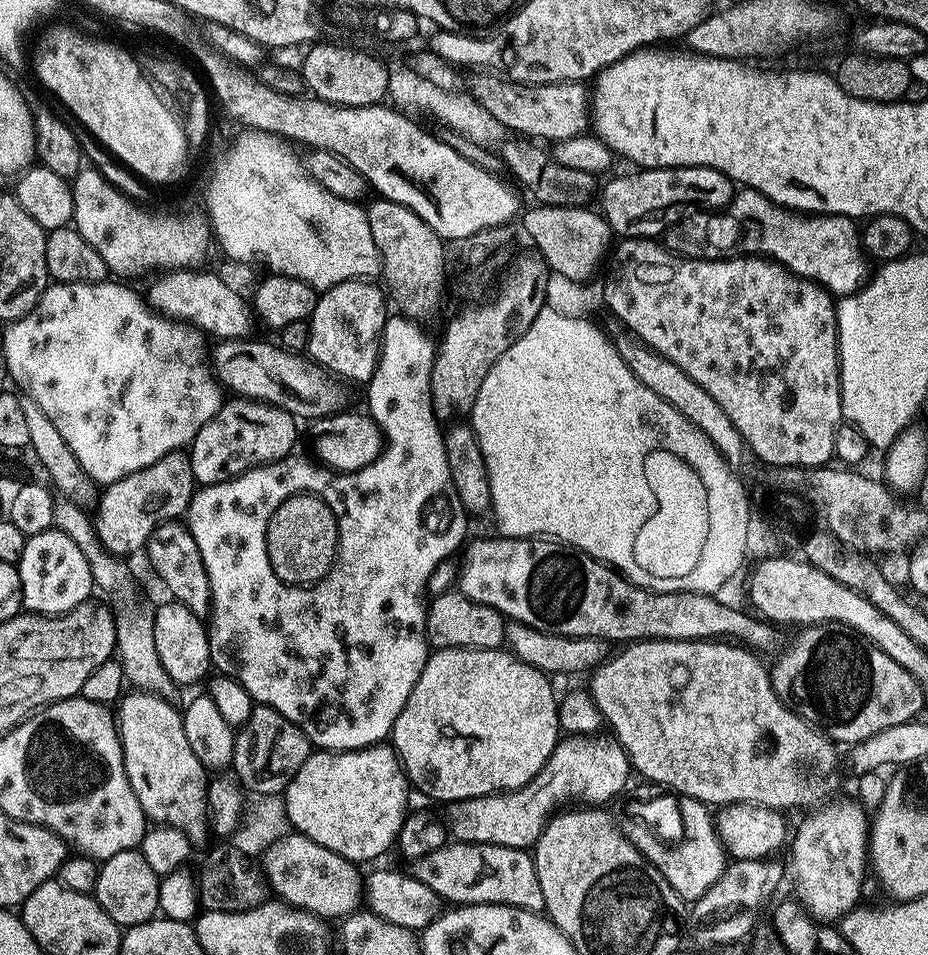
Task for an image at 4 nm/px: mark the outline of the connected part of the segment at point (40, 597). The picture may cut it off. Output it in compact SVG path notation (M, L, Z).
M55 528L42 531L25 539L22 558L17 564L20 592L23 594L21 607L30 614L60 615L85 603L94 581L90 574L88 559L69 535Z

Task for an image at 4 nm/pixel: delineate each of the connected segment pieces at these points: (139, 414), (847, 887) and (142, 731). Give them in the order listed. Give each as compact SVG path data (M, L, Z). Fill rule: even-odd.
M111 279L103 280L100 284L58 284L49 283L40 295L40 301L24 315L21 320L11 321L4 332L4 360L8 363L8 368L12 371L12 376L16 380L22 380L29 388L30 398L42 406L42 414L58 426L58 434L70 446L74 452L74 458L82 466L82 470L95 480L97 485L107 486L114 483L115 480L121 480L126 474L134 474L134 470L142 470L158 458L177 450L184 450L191 445L193 438L214 418L214 414L222 403L221 385L216 378L196 361L194 351L200 346L201 333L195 327L189 326L183 322L177 322L155 310L146 303L145 297L140 296L132 288L127 288L124 284L112 284Z
M854 802L836 803L805 815L808 817L801 822L792 844L792 868L797 882L804 887L800 900L820 922L835 921L861 903L860 883L864 880L864 864L866 868L870 860L870 820L864 808Z
M145 690L130 692L121 695L118 701L118 731L130 786L149 821L163 822L170 827L180 828L188 837L197 838L203 834L204 827L207 829L210 824L208 792L206 779L204 780L206 769L204 765L196 763L194 750L188 748L186 730L183 726L184 717L177 711L178 708L172 705L171 699Z

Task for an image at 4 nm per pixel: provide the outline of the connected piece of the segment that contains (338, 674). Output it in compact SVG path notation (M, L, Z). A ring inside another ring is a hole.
M389 315L384 321L384 327L388 329L388 340L380 337L380 344L404 344L404 352L424 352L424 360L420 360L420 356L416 356L412 364L404 360L404 372L400 372L400 416L392 416L392 428L386 431L392 432L392 441L386 444L376 460L367 464L366 467L356 472L340 474L340 490L344 490L348 496L327 496L324 500L325 505L338 516L339 533L342 536L343 545L326 578L316 581L311 586L284 584L270 566L270 558L266 554L266 526L270 522L270 514L274 514L274 502L280 501L285 497L285 493L292 492L292 489L303 488L306 491L317 491L320 488L321 465L319 463L313 462L309 468L292 468L292 464L286 463L283 459L275 460L273 464L248 469L249 474L254 474L254 484L242 486L242 502L236 502L236 484L230 483L229 480L223 480L217 484L205 484L199 490L193 491L186 513L186 527L191 532L194 542L198 542L198 550L202 554L202 562L206 566L206 574L210 578L212 590L210 622L212 620L214 626L211 622L211 627L207 629L211 663L216 668L220 667L217 669L223 675L235 676L241 686L252 695L257 705L278 710L286 719L293 720L308 735L313 745L320 750L371 748L373 744L387 741L391 737L394 722L402 706L406 706L406 698L410 698L410 690L414 690L430 655L430 645L424 626L426 608L423 603L420 605L420 590L422 594L422 589L427 585L431 572L440 563L447 561L456 547L457 549L461 547L466 538L464 531L467 530L468 522L470 522L470 516L459 501L454 482L451 481L443 441L436 438L432 442L418 442L418 437L424 438L428 434L427 428L422 426L422 420L433 419L432 401L428 398L428 375L432 373L434 359L433 337L428 332L420 336L420 332L412 328L412 318L407 315Z

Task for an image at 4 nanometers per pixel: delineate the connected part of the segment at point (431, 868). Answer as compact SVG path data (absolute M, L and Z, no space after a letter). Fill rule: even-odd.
M449 842L434 850L434 854L426 854L415 861L414 868L416 879L430 886L430 890L434 890L441 901L449 905L505 904L531 912L544 912L536 861L525 849L497 844Z

